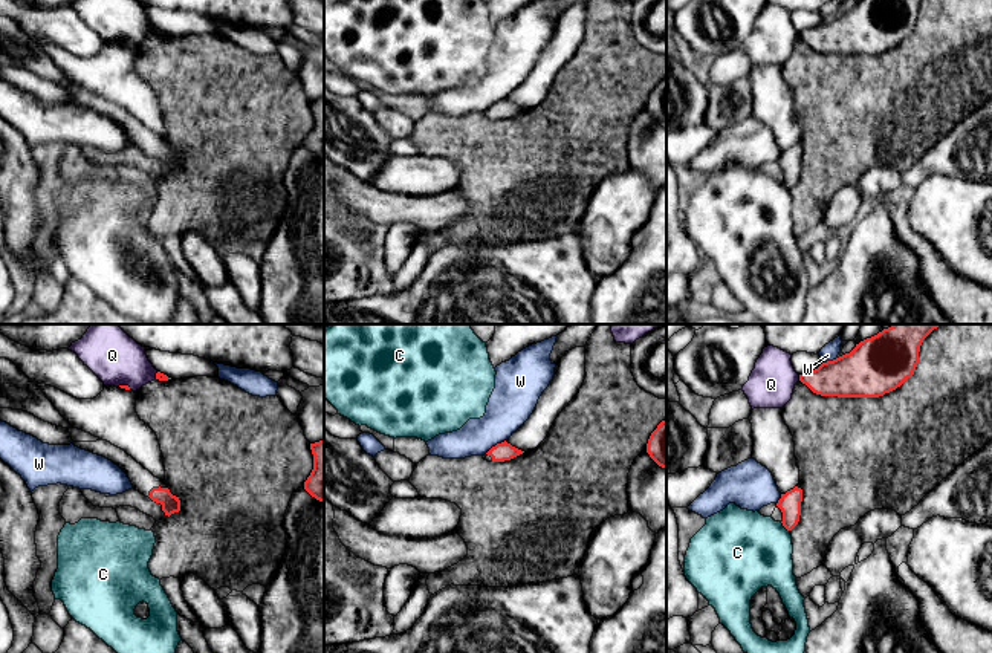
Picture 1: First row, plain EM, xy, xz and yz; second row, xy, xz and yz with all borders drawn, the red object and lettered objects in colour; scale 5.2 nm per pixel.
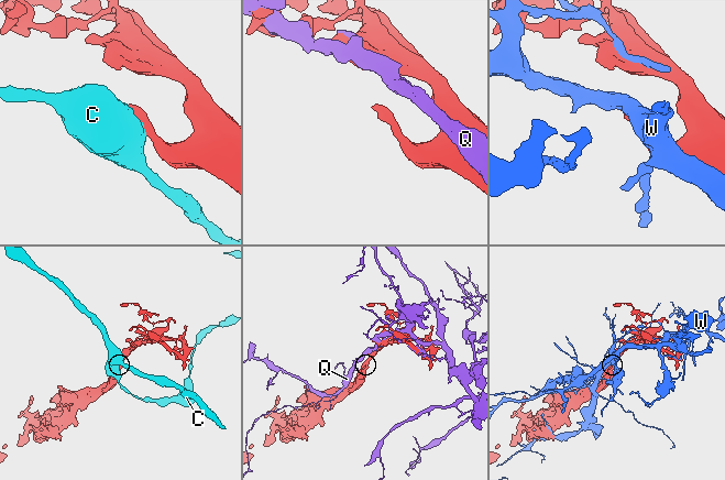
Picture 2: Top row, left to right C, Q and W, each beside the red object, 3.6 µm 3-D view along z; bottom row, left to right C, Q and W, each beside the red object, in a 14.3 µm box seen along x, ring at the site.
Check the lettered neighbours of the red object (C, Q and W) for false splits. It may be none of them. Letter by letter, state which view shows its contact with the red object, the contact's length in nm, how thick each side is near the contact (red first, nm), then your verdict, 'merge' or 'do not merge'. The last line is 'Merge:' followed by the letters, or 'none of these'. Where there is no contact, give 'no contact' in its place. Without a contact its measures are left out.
C: meets red in yz; contact 80 nm long; 120 nm thick on the red side, 420 nm on the other; do not merge
Q: meets red in yz; contact 30 nm long; 220 nm thick on the red side, 240 nm on the other; do not merge
W: meets red in xz; contact 130 nm long; 100 nm thick on the red side, 240 nm on the other; do not merge
Merge: none of these

